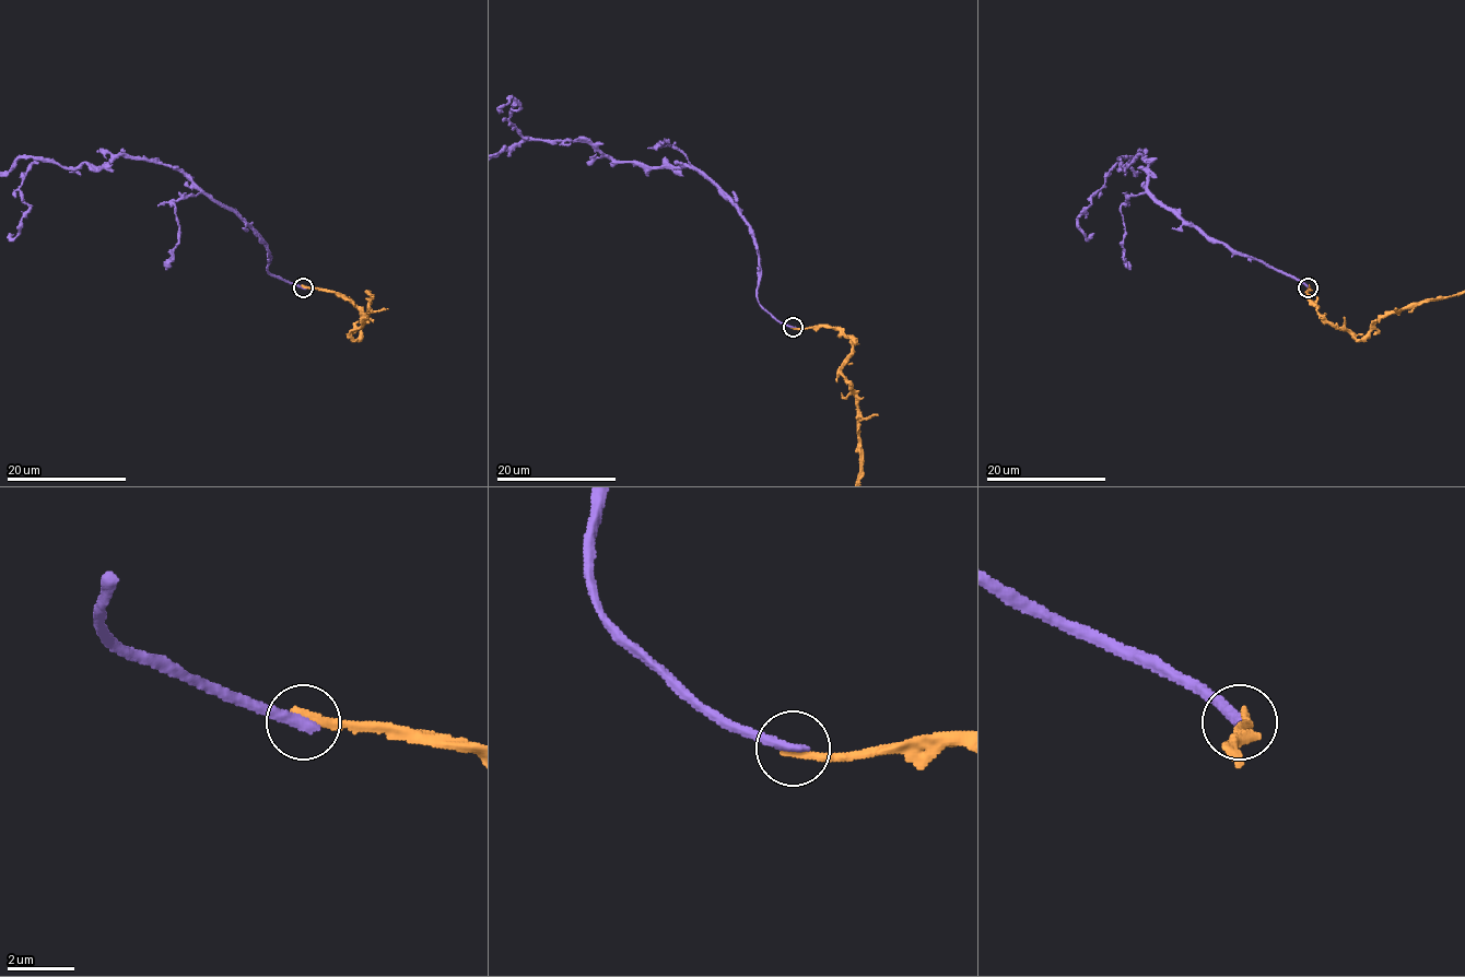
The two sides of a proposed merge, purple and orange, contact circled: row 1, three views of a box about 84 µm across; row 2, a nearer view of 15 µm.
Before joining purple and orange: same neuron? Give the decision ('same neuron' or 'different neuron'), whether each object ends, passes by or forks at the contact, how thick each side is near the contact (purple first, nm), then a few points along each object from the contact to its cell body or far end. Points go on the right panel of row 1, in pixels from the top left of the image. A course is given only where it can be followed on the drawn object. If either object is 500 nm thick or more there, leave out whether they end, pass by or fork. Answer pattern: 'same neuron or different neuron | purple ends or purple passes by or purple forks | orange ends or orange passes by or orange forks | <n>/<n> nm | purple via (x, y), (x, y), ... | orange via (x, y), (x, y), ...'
different neuron | purple ends | orange ends | 360/280 nm

